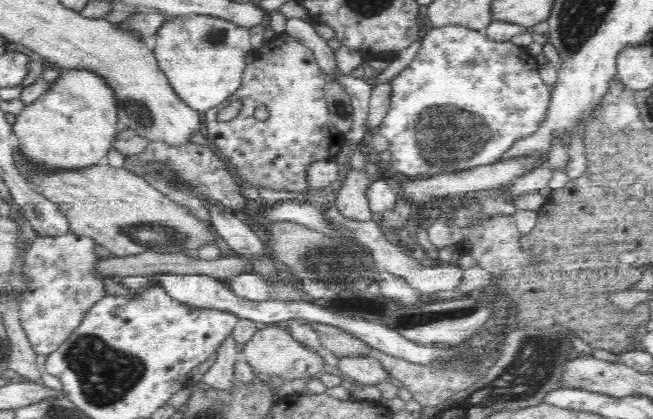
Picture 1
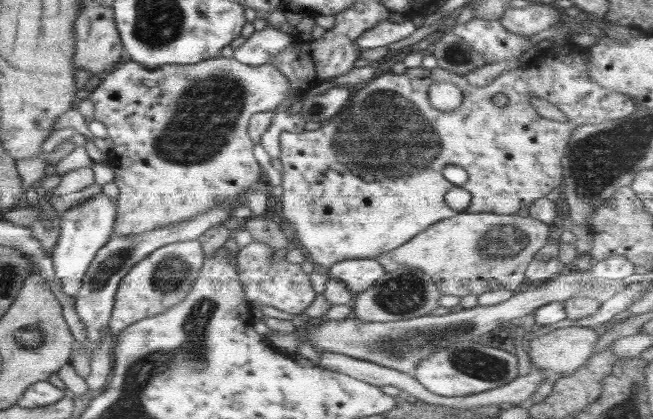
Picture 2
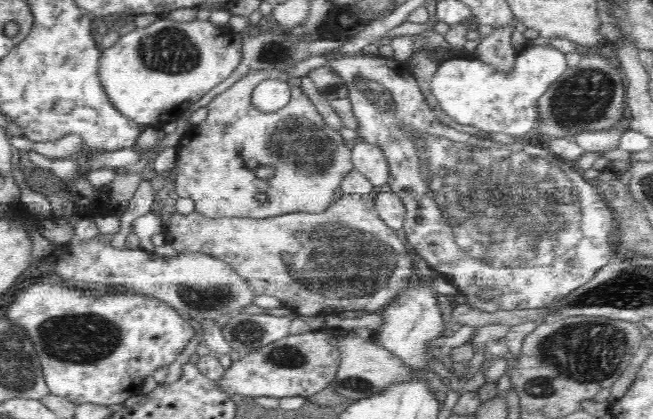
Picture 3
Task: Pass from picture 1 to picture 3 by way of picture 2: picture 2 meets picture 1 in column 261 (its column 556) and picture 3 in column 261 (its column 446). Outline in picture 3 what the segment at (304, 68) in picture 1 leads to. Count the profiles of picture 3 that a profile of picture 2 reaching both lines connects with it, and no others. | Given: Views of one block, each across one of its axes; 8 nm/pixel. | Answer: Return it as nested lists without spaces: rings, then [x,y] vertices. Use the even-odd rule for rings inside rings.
[[[256,70],[256,72],[250,72],[248,76],[244,76],[224,90],[222,94],[218,94],[212,98],[208,103],[208,113],[206,119],[201,124],[191,125],[188,131],[180,139],[176,146],[177,158],[176,158],[176,181],[175,181],[175,192],[180,198],[188,198],[195,203],[195,211],[207,218],[274,218],[281,216],[282,214],[290,213],[322,213],[328,209],[330,204],[335,202],[336,190],[341,186],[342,180],[354,169],[351,159],[351,147],[350,144],[346,143],[341,137],[340,133],[333,132],[331,128],[328,128],[326,121],[323,116],[316,109],[316,105],[302,92],[298,86],[291,87],[291,96],[288,104],[276,112],[262,112],[258,110],[252,102],[252,94],[257,84],[260,84],[263,80],[266,80],[270,75],[263,70]],[[262,166],[270,166],[275,169],[276,176],[273,176],[267,181],[260,180],[256,177],[256,170]],[[258,194],[268,194],[270,200],[267,204],[258,203],[256,196]]]

